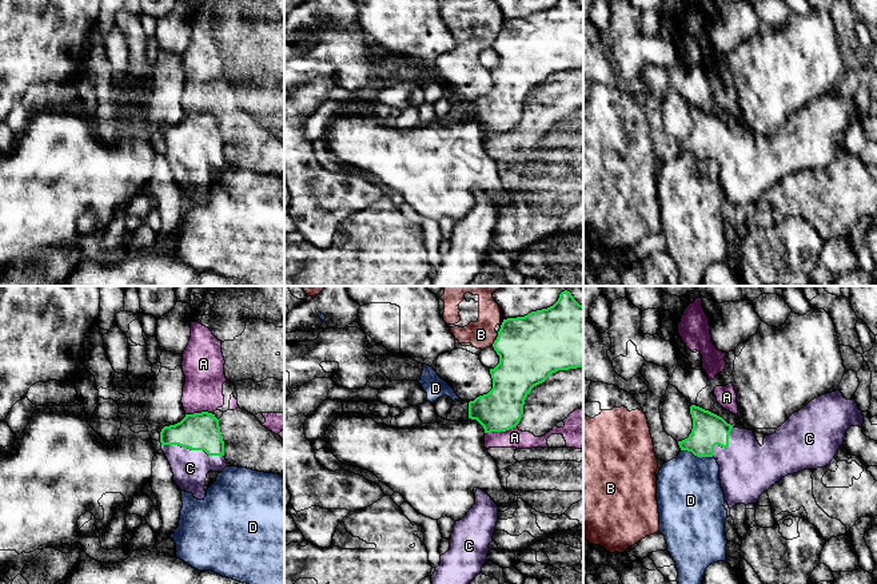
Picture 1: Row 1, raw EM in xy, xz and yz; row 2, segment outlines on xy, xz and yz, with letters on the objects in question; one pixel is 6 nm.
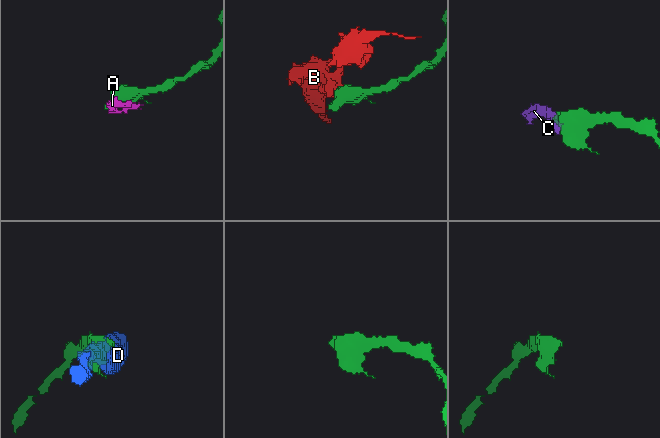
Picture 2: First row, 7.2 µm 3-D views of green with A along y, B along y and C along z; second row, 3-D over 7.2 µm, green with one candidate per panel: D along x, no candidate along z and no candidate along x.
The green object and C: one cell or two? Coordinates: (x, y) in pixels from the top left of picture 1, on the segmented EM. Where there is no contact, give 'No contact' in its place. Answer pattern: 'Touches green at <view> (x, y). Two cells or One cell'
Touches green at xy (192, 449). One cell

